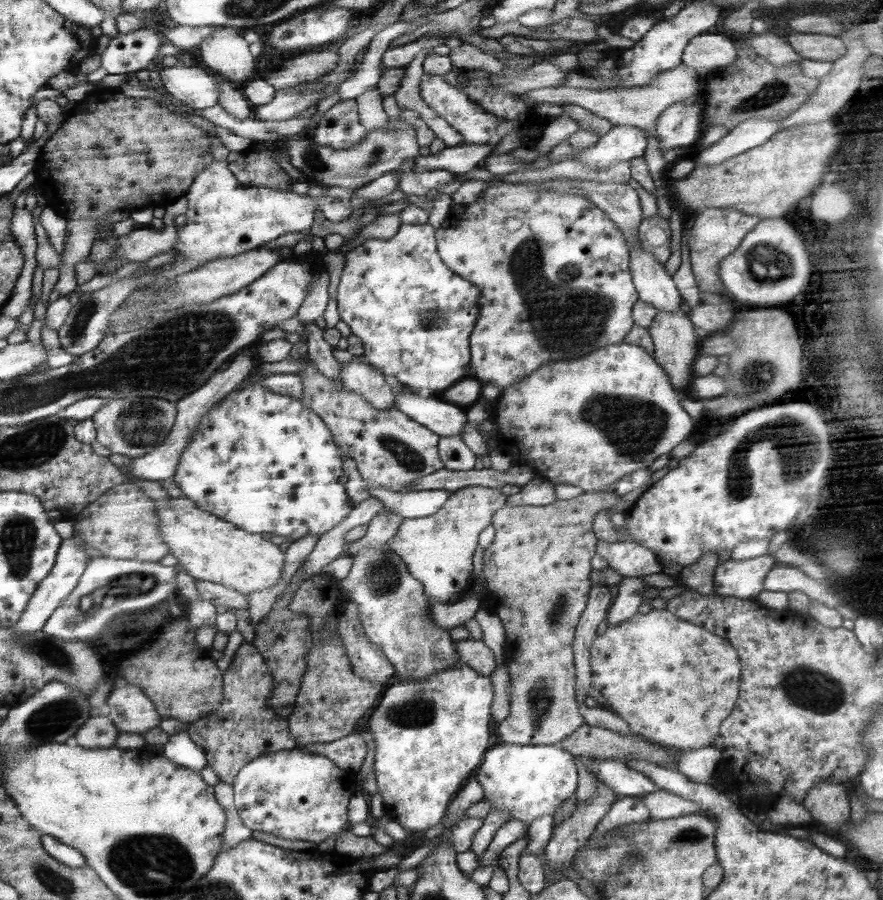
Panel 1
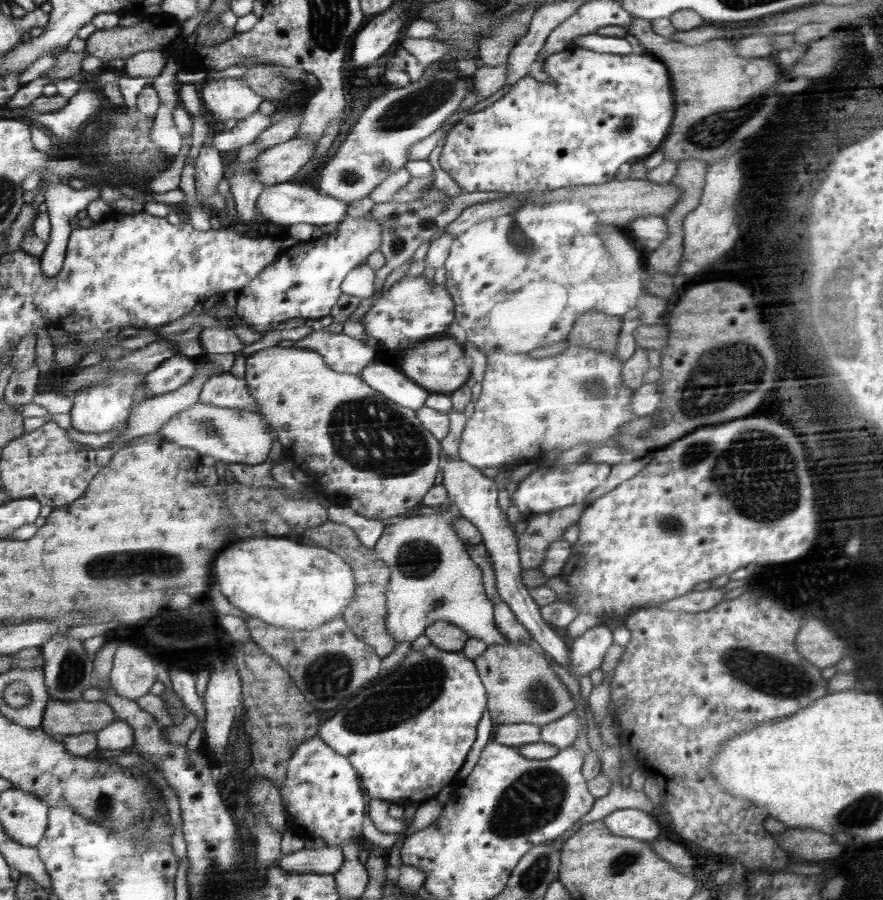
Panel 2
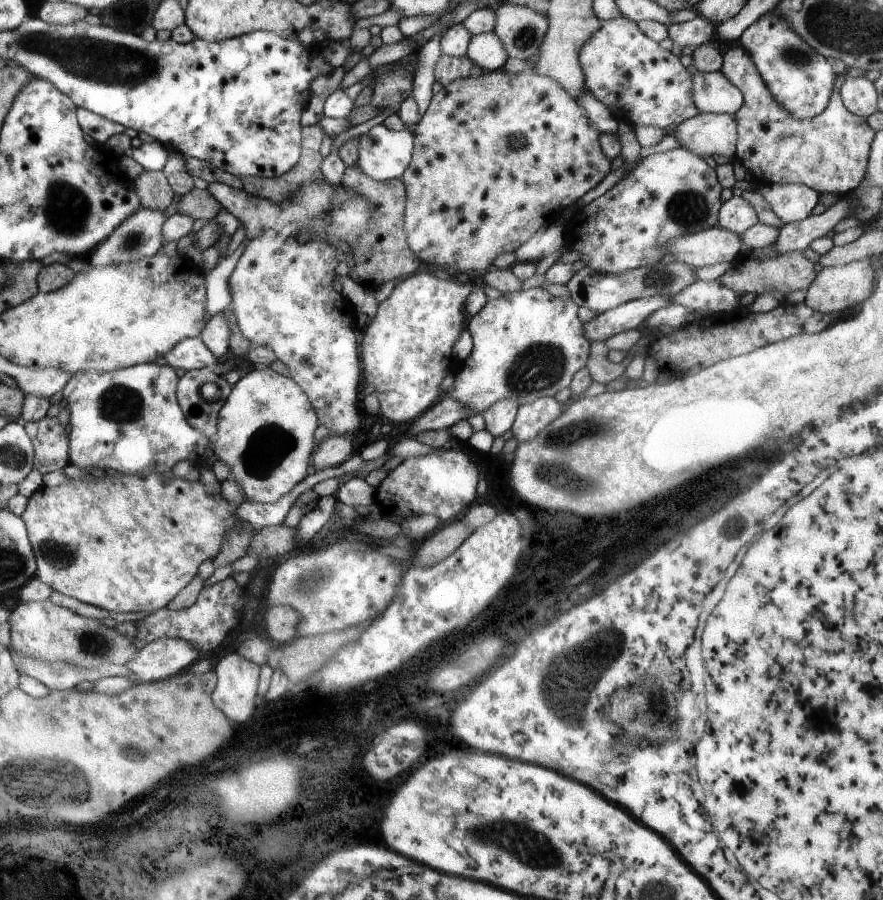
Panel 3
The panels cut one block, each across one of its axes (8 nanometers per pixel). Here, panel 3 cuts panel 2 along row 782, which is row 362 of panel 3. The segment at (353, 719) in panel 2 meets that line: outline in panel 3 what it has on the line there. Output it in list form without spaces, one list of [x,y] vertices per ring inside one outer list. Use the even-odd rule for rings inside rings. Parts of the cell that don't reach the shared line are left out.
[[[426,268],[399,279],[395,282],[391,294],[378,303],[377,313],[362,333],[361,365],[365,386],[373,387],[373,394],[379,402],[378,412],[387,420],[409,422],[411,418],[428,411],[433,406],[433,400],[441,394],[437,386],[445,374],[445,366],[449,364],[451,348],[457,336],[465,330],[465,307],[472,291],[472,282],[460,284],[453,278],[439,280],[432,276],[431,269]]]

